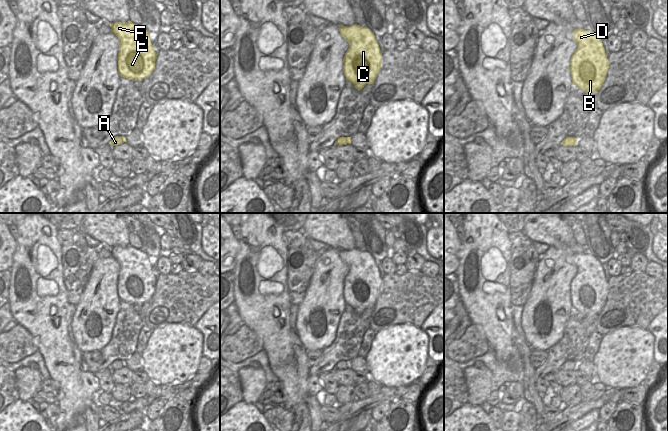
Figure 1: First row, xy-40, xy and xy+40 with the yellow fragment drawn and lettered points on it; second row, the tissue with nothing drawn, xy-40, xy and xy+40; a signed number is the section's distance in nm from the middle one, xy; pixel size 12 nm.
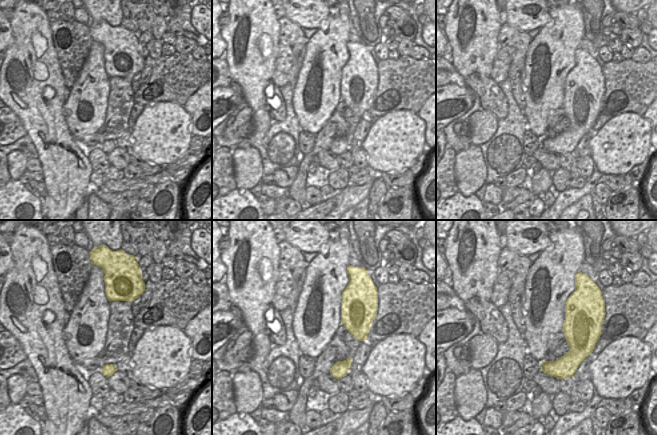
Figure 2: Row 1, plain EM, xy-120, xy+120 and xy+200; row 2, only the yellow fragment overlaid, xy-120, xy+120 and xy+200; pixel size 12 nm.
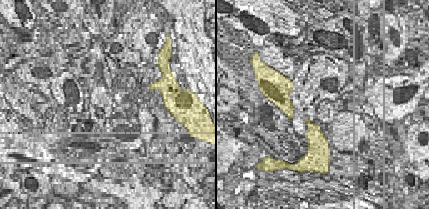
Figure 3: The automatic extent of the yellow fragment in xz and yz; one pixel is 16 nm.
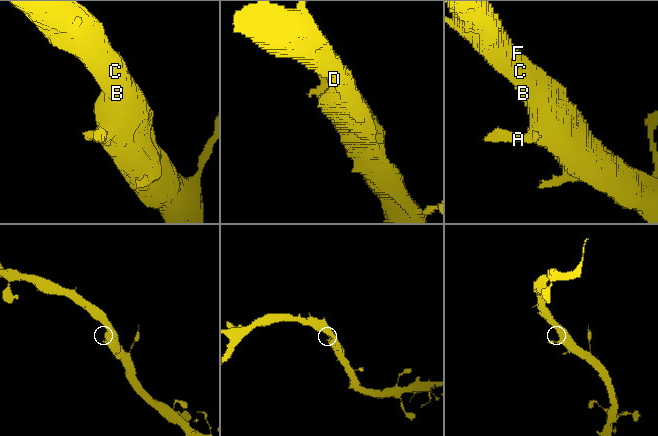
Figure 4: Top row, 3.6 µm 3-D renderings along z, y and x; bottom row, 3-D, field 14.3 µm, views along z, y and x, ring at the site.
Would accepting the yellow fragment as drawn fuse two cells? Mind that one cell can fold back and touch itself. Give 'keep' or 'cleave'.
keep

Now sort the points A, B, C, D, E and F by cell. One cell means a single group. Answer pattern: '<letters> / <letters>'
A B C D E F

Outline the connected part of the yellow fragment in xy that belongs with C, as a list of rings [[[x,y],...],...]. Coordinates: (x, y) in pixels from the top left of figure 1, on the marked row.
[[[339,25],[341,36],[349,43],[343,58],[346,80],[357,90],[373,84],[381,68],[382,53],[374,33],[367,26]]]

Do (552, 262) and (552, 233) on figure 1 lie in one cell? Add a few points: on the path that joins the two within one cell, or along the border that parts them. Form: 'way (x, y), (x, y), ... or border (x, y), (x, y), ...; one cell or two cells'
border (550, 245), (568, 248), (573, 253); two cells

